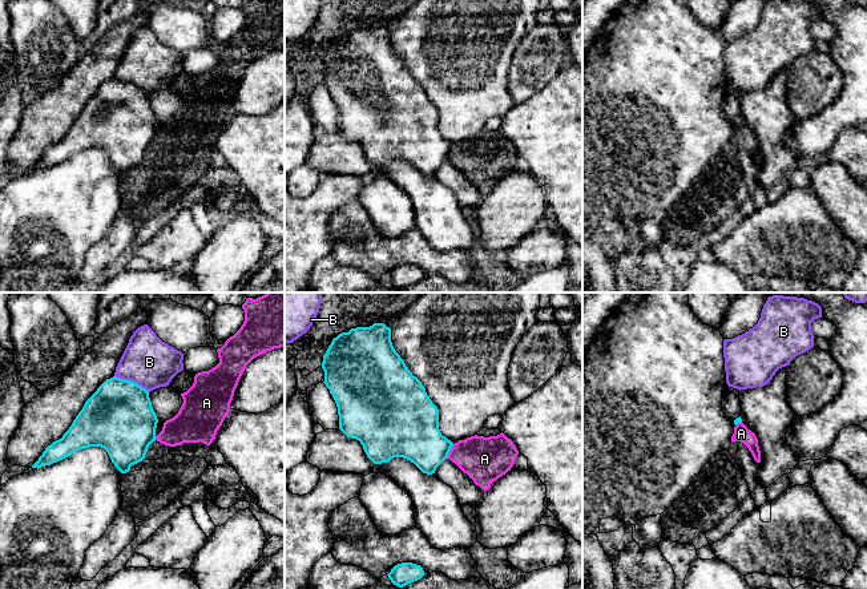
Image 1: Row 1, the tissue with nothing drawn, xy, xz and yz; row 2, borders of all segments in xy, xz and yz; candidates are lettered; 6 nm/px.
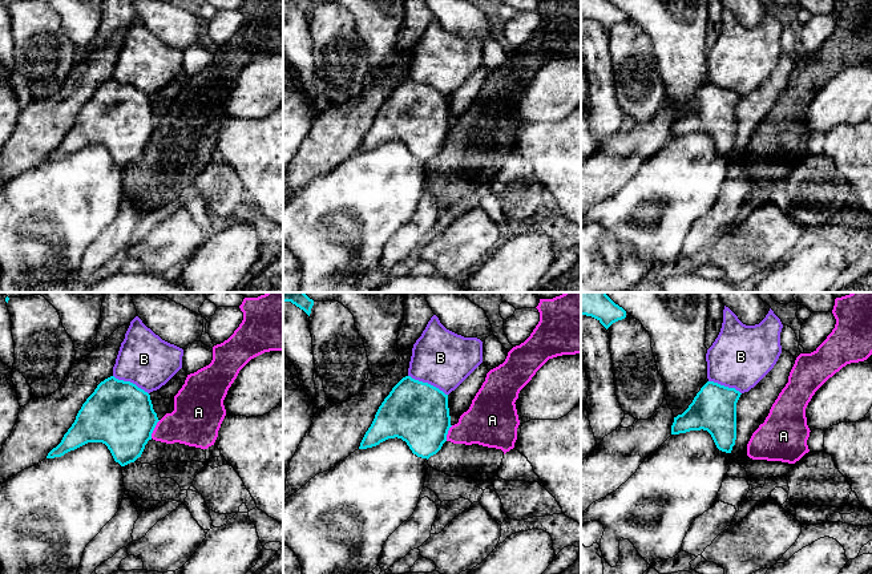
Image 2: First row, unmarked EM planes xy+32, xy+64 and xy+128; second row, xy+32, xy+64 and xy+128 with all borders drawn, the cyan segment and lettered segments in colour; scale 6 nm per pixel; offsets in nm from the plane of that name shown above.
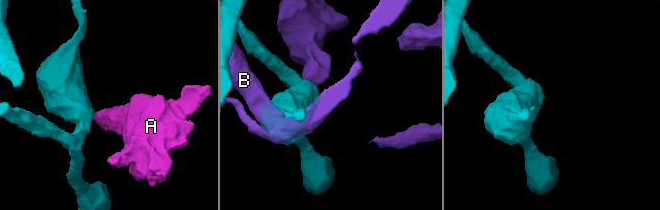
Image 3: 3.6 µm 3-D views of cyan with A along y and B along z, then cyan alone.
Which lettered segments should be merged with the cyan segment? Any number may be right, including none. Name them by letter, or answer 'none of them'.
none of them

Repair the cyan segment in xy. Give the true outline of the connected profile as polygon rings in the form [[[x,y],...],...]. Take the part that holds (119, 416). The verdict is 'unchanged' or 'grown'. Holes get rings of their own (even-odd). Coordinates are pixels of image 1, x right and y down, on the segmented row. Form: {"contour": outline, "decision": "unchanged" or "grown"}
{"contour": [[[113,376],[85,402],[69,429],[45,448],[32,468],[51,465],[84,448],[101,447],[114,467],[126,473],[145,459],[156,440],[157,423],[149,391]]], "decision": "unchanged"}

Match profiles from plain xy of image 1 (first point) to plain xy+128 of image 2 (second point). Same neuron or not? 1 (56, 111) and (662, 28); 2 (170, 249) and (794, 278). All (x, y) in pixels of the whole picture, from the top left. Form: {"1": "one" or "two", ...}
{"1": "two", "2": "two"}

